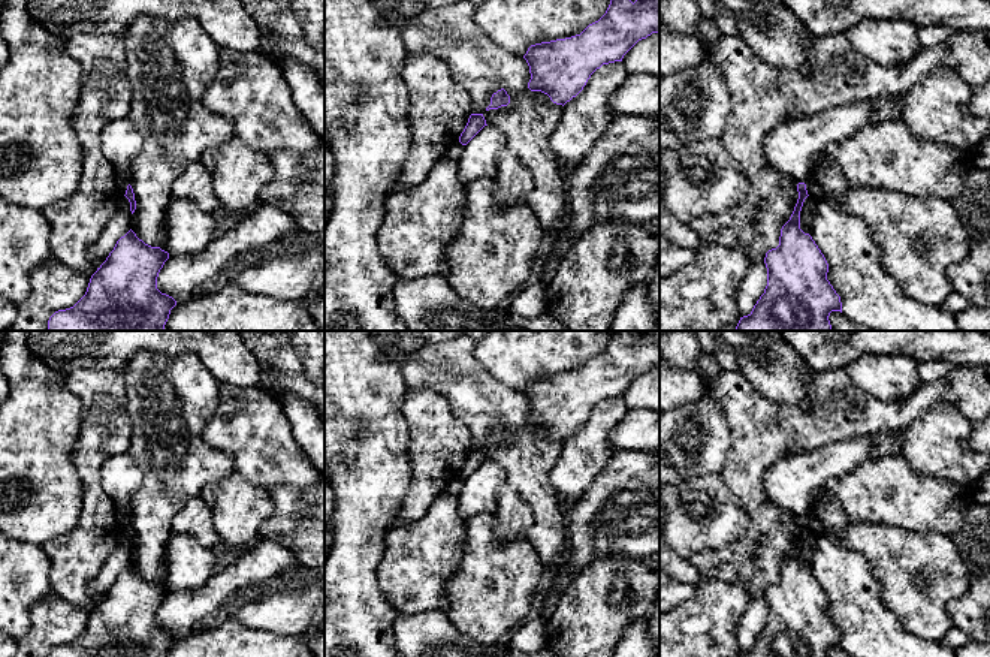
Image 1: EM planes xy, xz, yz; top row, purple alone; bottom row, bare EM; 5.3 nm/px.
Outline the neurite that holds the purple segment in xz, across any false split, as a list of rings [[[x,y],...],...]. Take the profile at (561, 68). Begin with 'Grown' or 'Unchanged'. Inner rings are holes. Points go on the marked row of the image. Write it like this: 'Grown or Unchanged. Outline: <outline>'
Unchanged. Outline: [[[610,0],[606,13],[580,34],[531,45],[523,55],[529,66],[528,88],[541,91],[556,105],[565,105],[586,85],[603,64],[622,61],[624,55],[642,39],[660,31],[660,0]]]

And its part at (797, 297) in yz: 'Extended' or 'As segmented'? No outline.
As segmented

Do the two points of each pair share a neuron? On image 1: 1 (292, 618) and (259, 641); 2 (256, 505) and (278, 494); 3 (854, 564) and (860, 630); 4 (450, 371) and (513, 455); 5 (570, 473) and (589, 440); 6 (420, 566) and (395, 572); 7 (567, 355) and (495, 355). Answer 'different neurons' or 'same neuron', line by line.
1: different neurons
2: different neurons
3: same neuron
4: same neuron
5: same neuron
6: same neuron
7: same neuron

